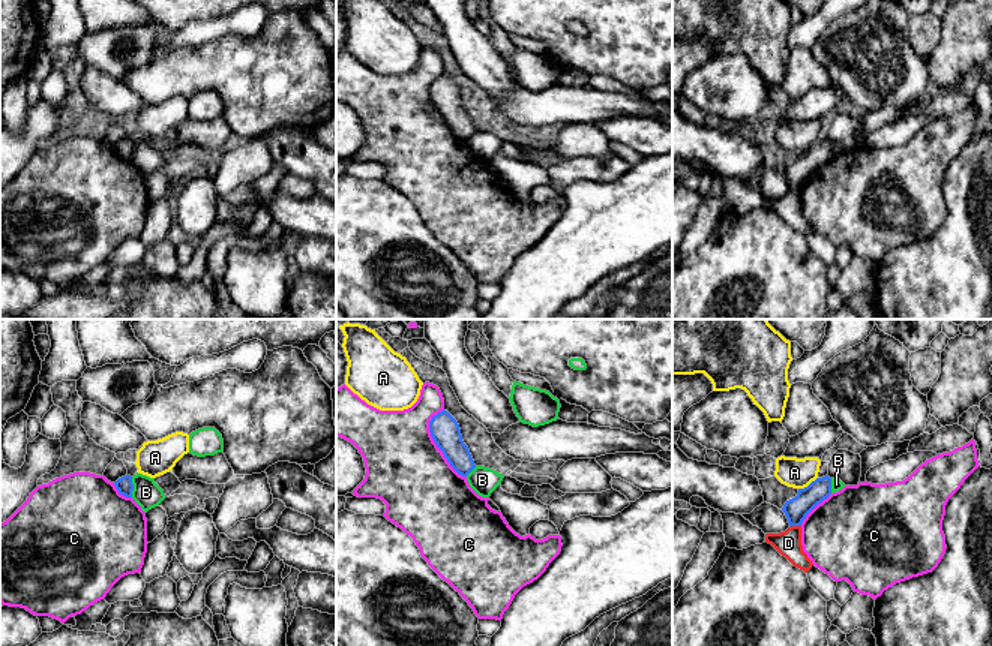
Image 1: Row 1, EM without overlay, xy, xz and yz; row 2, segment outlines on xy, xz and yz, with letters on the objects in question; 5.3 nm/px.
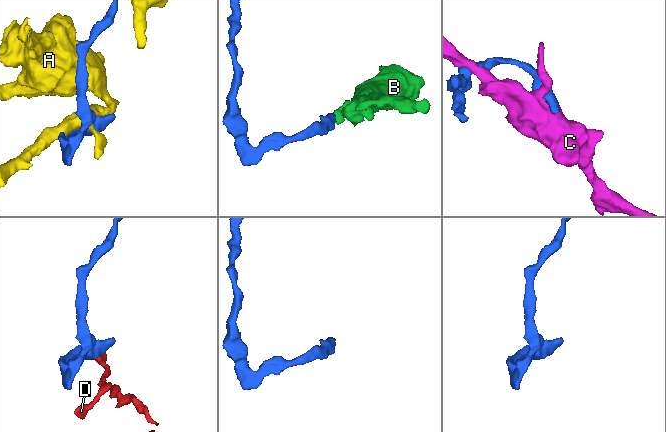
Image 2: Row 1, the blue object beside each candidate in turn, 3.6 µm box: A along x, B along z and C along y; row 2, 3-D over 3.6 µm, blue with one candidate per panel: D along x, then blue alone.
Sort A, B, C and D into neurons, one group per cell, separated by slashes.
A / B / C / D

